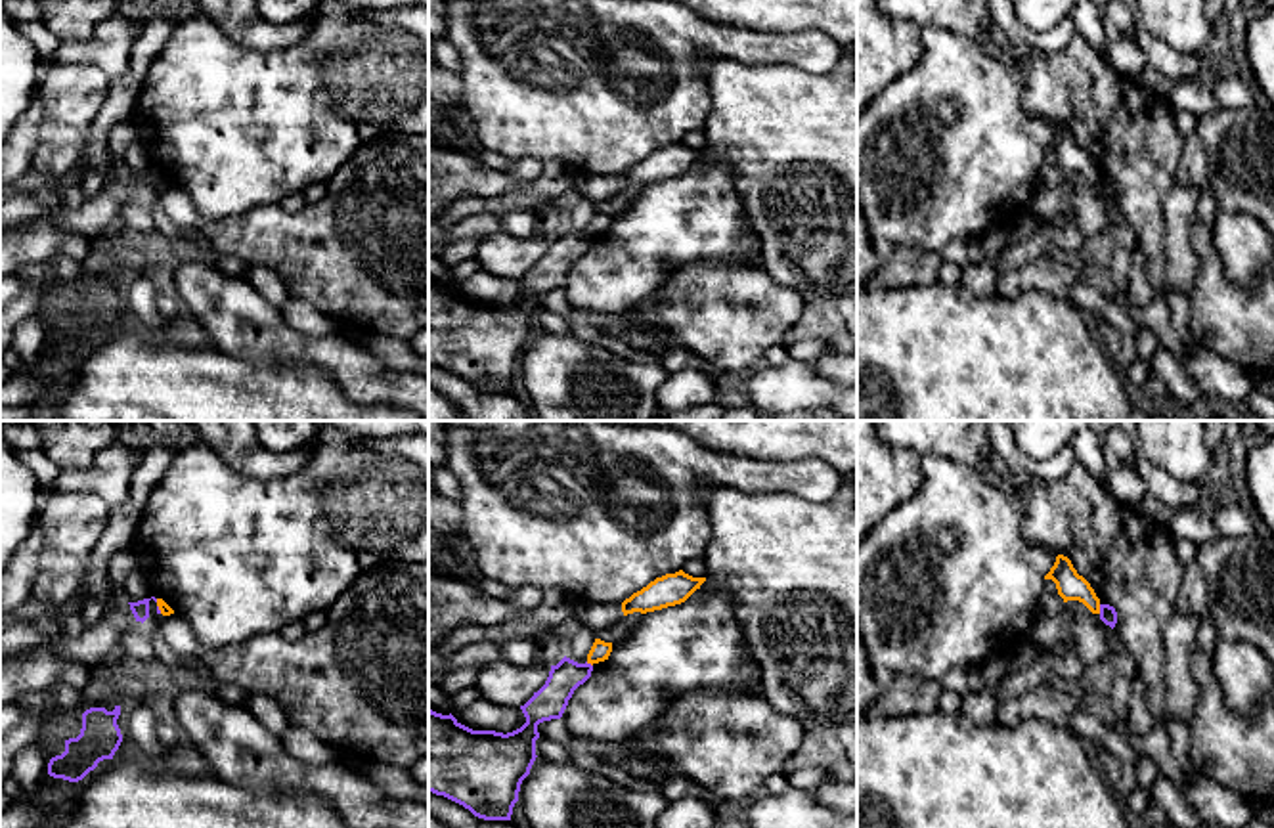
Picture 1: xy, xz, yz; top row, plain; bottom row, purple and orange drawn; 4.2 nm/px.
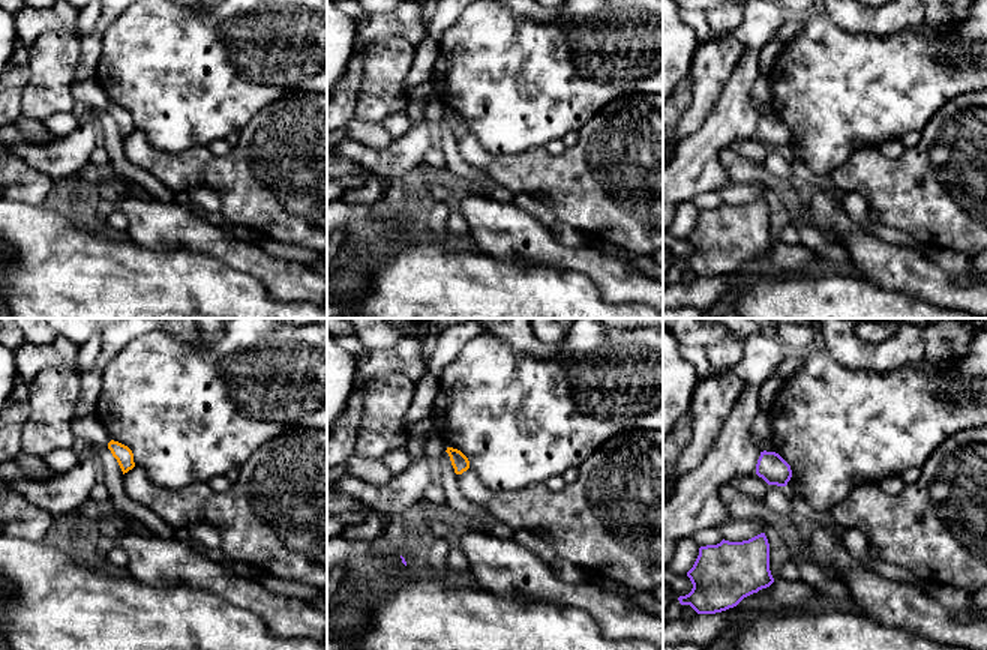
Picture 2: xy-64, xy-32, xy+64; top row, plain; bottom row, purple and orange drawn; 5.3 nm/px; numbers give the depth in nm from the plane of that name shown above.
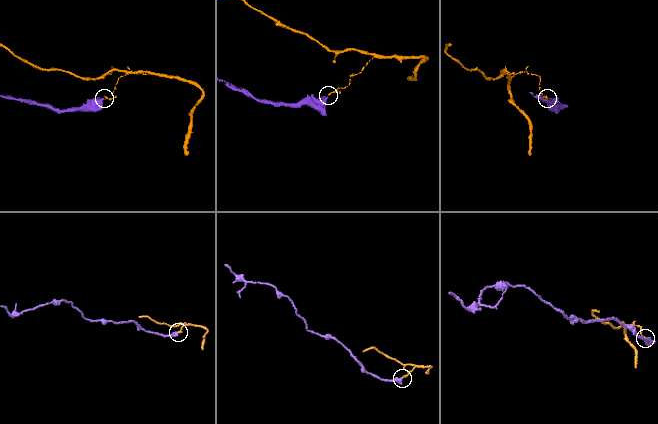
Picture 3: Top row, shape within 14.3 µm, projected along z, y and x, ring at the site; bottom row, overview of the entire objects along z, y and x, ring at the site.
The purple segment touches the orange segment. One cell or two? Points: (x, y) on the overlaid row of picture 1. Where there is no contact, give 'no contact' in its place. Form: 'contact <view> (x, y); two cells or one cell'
contact yz (1100, 609); two cells

